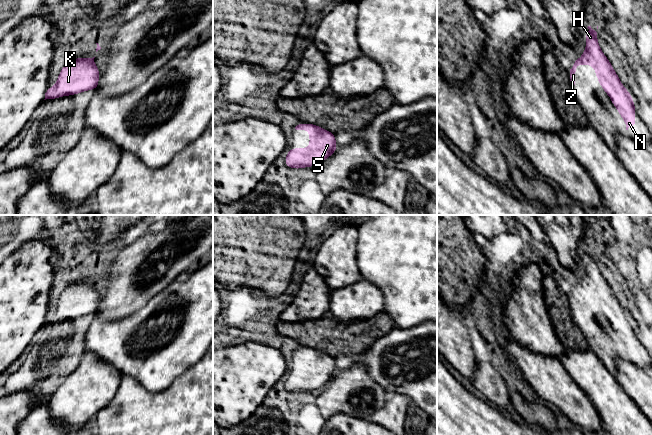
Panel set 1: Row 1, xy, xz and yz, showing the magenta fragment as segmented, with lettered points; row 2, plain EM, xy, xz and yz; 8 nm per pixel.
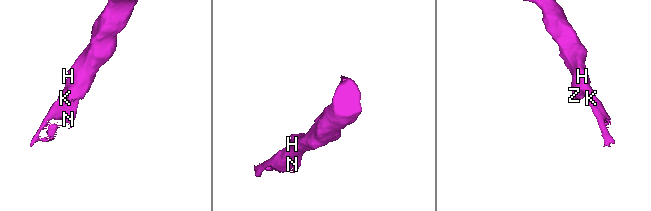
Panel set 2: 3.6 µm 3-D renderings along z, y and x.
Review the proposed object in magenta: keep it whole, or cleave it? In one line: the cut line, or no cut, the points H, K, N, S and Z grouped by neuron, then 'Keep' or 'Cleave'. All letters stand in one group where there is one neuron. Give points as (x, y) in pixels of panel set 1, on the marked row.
No split. Groups: H K N S Z. Keep

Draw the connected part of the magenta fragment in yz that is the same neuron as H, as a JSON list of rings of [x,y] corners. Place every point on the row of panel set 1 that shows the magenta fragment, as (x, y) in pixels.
[[[591,26],[587,28],[589,32],[585,36],[586,49],[582,53],[582,57],[573,62],[570,69],[571,84],[575,85],[577,65],[592,65],[601,87],[610,97],[628,130],[629,127],[636,125],[634,114],[637,114],[631,93],[622,85],[611,63],[600,49],[597,41],[597,29],[593,30]]]

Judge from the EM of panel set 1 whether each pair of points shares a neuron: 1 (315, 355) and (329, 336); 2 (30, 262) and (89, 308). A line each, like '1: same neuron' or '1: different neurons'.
1: different neurons
2: different neurons

